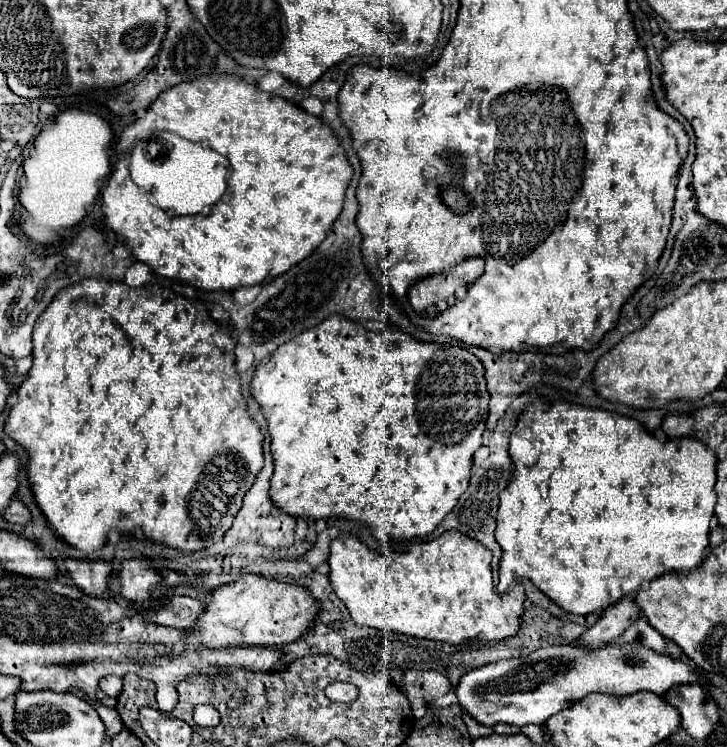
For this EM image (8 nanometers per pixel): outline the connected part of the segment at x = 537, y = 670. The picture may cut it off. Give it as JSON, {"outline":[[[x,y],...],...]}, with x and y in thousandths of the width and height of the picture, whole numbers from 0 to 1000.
{"outline":[[[761,863],[711,882],[684,885],[645,898],[634,906],[626,928],[634,946],[642,949],[659,968],[700,968],[719,973],[728,968],[747,971],[758,957],[783,946],[807,928],[860,930],[873,925],[898,925],[904,930],[915,930],[917,922],[931,914],[956,912],[956,898],[948,890],[887,866],[838,863],[821,874],[805,874],[802,869],[785,863]]]}

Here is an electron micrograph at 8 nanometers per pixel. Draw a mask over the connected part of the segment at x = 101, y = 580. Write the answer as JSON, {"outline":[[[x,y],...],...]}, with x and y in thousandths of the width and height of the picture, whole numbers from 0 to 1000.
{"outline":[[[87,748],[92,770],[98,778],[111,786],[122,797],[139,797],[147,786],[147,770],[153,767],[153,756],[147,751],[120,751],[120,748]]]}

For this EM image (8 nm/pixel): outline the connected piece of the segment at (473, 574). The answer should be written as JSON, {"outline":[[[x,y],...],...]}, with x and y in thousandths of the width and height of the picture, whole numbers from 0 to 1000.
{"outline":[[[615,711],[604,722],[571,727],[557,738],[528,743],[505,732],[491,716],[475,714],[455,724],[453,740],[453,778],[461,797],[477,810],[491,837],[557,847],[579,855],[604,855],[615,861],[637,861],[648,855],[695,855],[714,845],[714,826],[719,821],[722,788],[708,783],[697,794],[684,794],[675,770],[675,738],[631,711]]]}

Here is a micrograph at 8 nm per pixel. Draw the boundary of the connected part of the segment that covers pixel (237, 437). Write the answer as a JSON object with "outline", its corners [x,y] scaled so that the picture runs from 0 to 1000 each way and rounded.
{"outline":[[[120,371],[76,395],[70,408],[62,414],[62,419],[54,422],[54,430],[48,432],[45,491],[23,521],[26,537],[12,553],[7,577],[37,601],[43,612],[40,641],[45,647],[51,676],[81,719],[114,740],[125,740],[139,732],[147,724],[147,714],[153,708],[180,714],[186,705],[194,705],[199,719],[208,724],[227,727],[249,738],[274,738],[307,719],[307,714],[318,705],[320,692],[331,681],[337,660],[348,652],[351,639],[362,625],[362,582],[356,580],[356,569],[345,558],[343,542],[331,526],[331,507],[323,489],[326,456],[320,443],[323,440],[318,432],[296,430],[279,403],[263,403],[219,382],[177,384],[169,376]]]}

